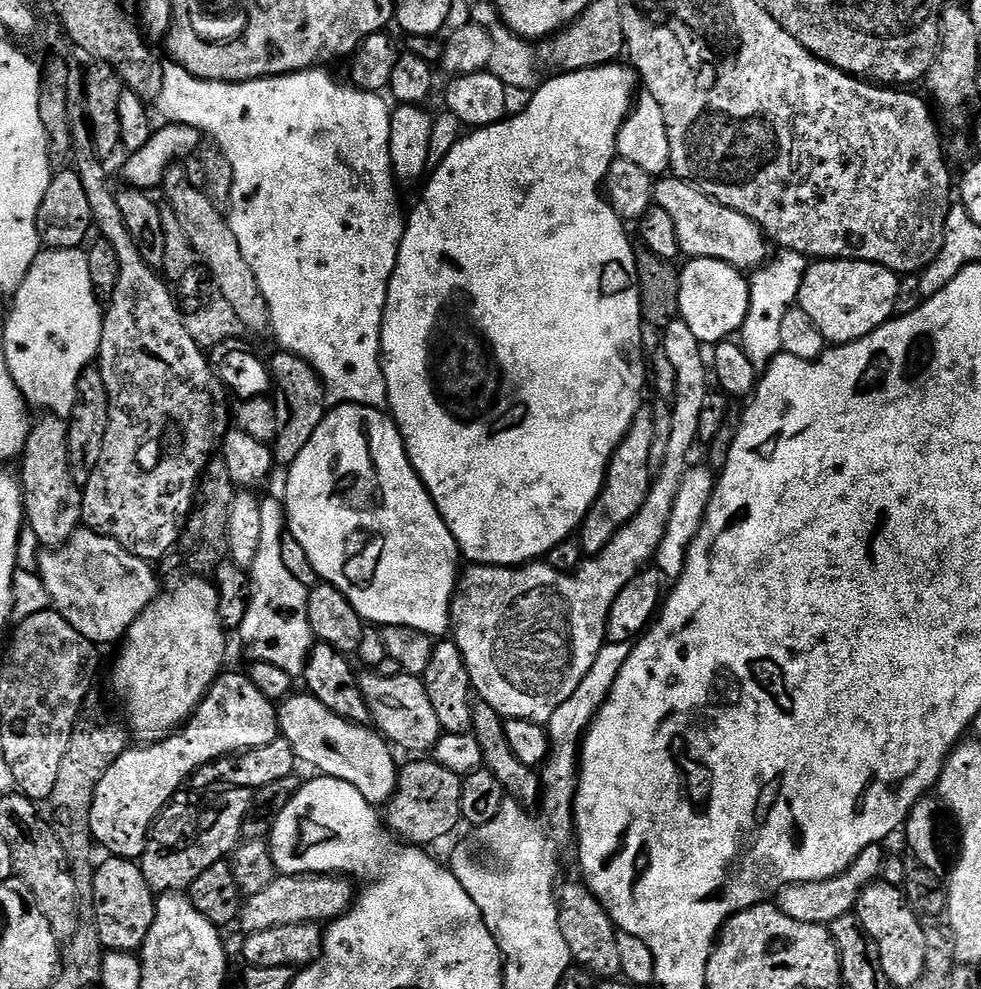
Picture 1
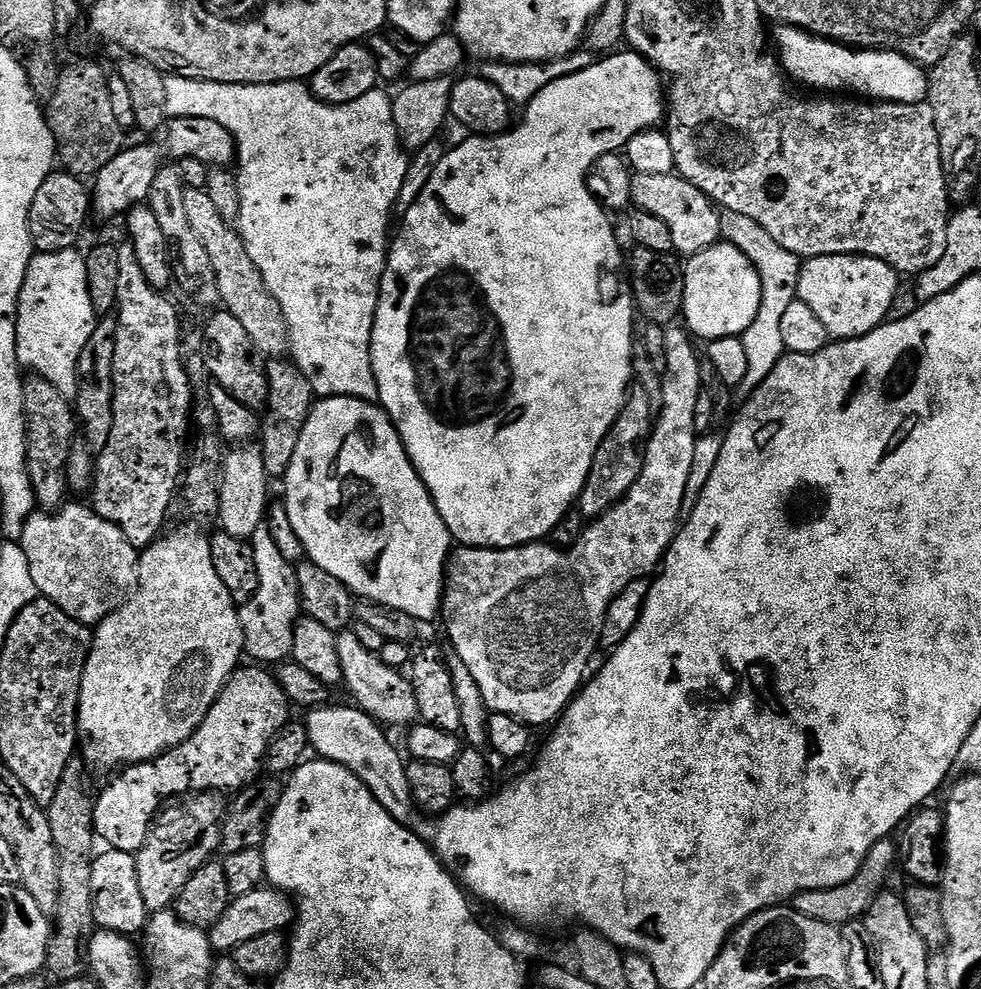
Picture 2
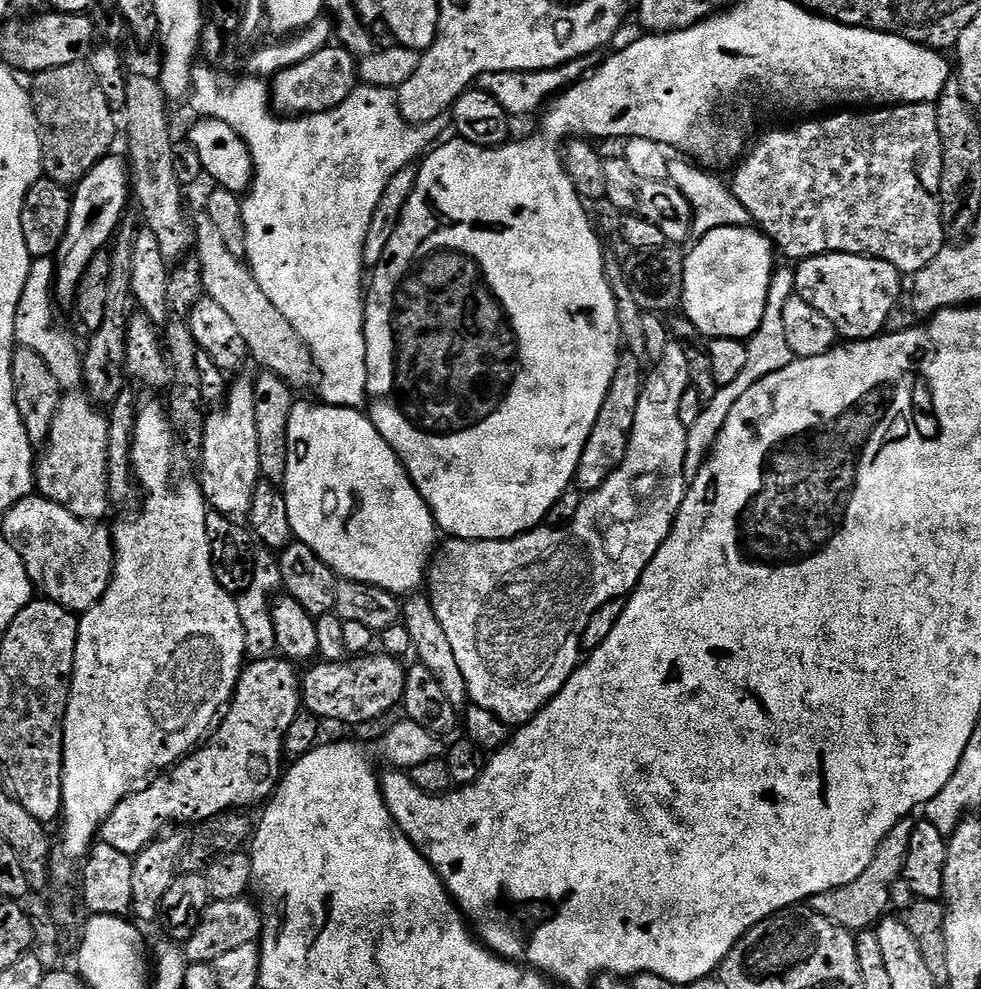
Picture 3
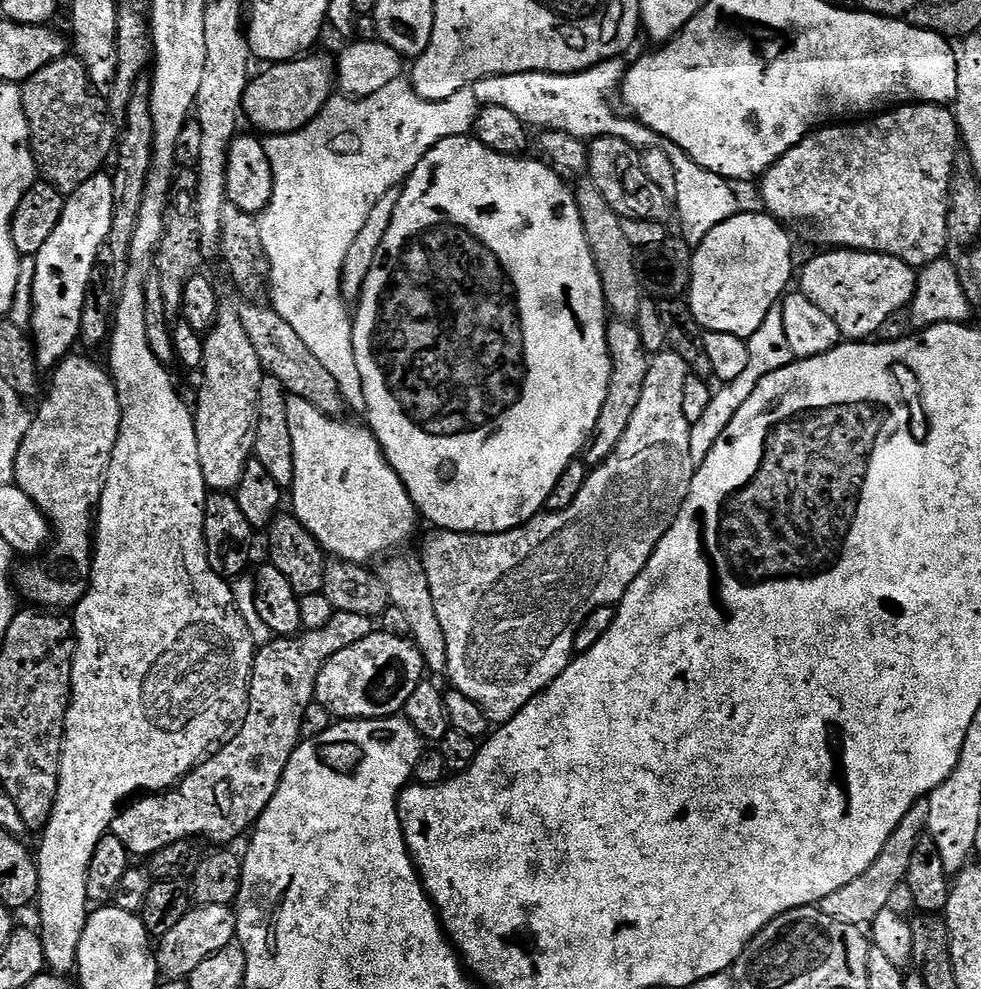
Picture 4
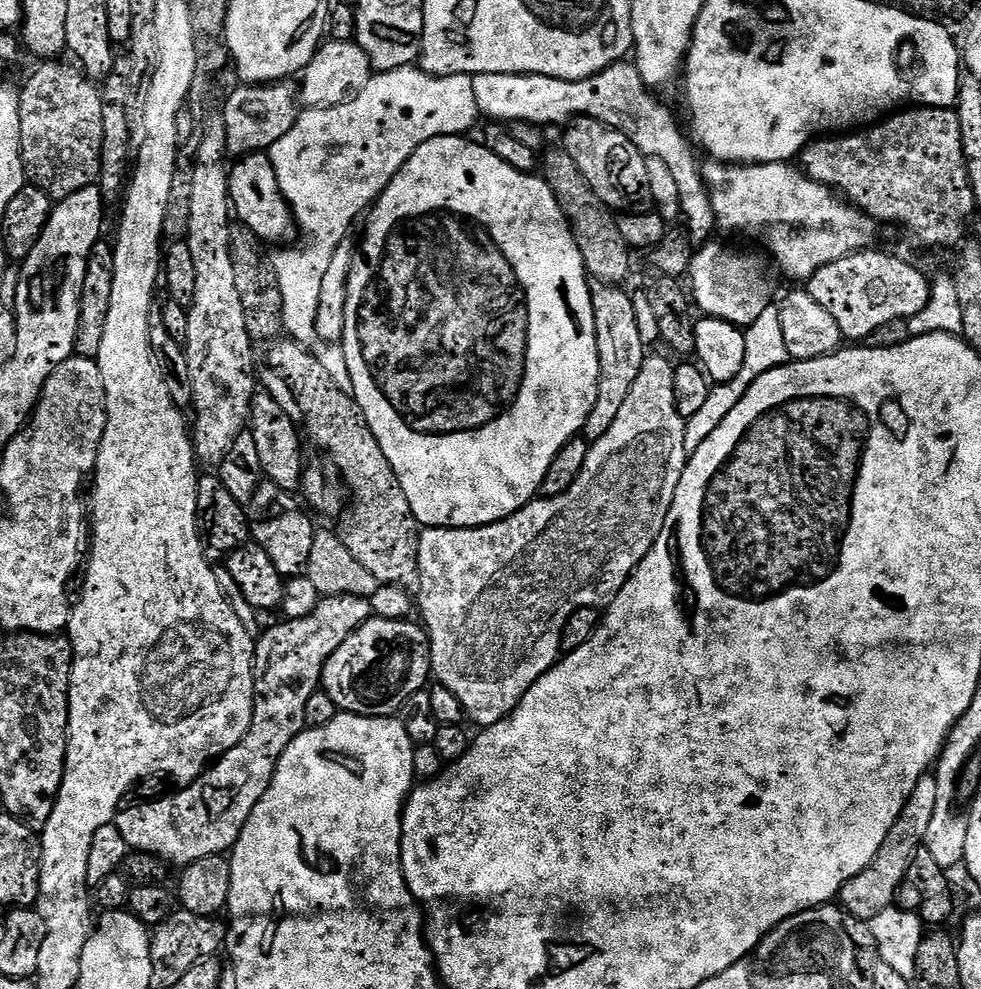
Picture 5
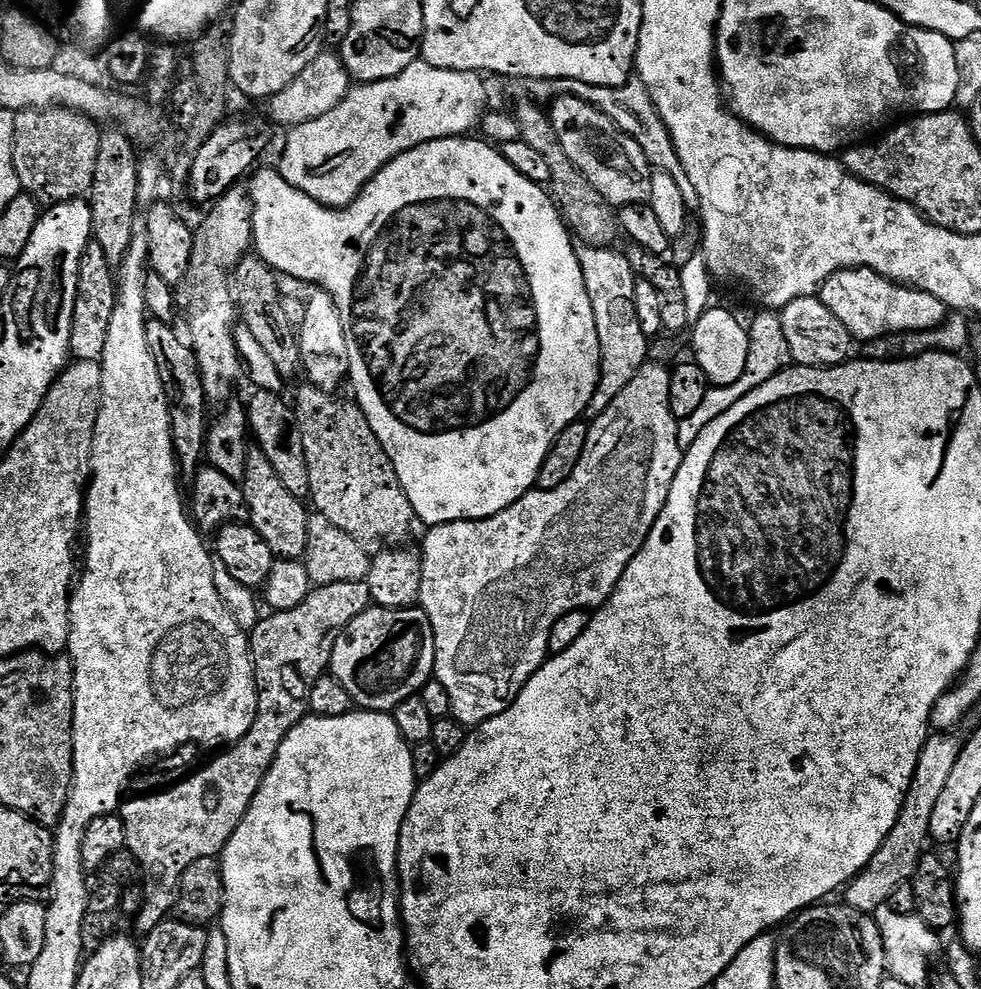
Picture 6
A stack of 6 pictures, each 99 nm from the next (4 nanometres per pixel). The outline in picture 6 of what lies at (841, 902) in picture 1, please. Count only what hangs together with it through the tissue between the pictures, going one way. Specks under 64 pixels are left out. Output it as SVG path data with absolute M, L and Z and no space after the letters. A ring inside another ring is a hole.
M956 734L929 735L920 751L918 766L914 770L914 778L910 782L910 790L906 794L894 830L886 834L886 842L882 842L878 854L874 854L868 865L854 879L849 880L843 889L842 900L848 907L874 914L880 907L887 905L891 895L900 886L911 881L918 862L926 855L927 848L924 847L930 844L930 818L934 814L938 797L942 795L942 790L954 771L954 762L958 762L961 743L961 737L956 737Z

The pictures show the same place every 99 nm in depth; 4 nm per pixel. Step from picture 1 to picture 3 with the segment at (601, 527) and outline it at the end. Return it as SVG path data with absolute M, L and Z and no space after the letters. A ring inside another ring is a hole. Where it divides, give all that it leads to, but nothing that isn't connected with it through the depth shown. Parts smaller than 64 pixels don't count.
M621 351L618 366L614 370L612 389L608 391L606 402L598 414L598 422L594 422L594 430L582 450L582 458L578 462L575 487L581 493L587 494L598 490L606 478L622 463L628 449L628 439L632 436L634 418L640 401L640 389L643 388L645 377L642 375L642 366L632 353Z

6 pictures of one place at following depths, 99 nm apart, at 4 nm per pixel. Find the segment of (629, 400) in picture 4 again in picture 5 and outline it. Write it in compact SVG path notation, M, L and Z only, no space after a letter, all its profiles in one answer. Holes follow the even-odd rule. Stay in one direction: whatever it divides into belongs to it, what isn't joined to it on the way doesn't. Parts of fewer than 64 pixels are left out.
M596 282L591 285L591 289L600 381L594 410L590 410L590 418L586 418L582 433L584 439L589 442L602 438L602 434L610 430L614 418L618 418L618 410L622 410L626 394L630 394L634 382L638 382L638 370L642 370L646 355L646 346L642 342L642 334L638 334L638 322L634 319L634 302L631 295L627 291L624 293L624 288L615 284Z

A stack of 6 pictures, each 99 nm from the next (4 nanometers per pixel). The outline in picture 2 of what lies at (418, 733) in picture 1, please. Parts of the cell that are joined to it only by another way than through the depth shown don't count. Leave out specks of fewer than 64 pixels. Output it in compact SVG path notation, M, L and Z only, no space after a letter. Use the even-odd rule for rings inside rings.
M345 630L336 637L336 646L338 650L338 660L342 666L343 685L348 688L351 696L354 698L353 703L361 711L367 713L371 718L384 726L406 726L413 725L418 719L417 703L414 697L414 690L411 679L406 677L399 669L386 666L375 652L370 652L364 648L363 644L357 639L352 630Z

